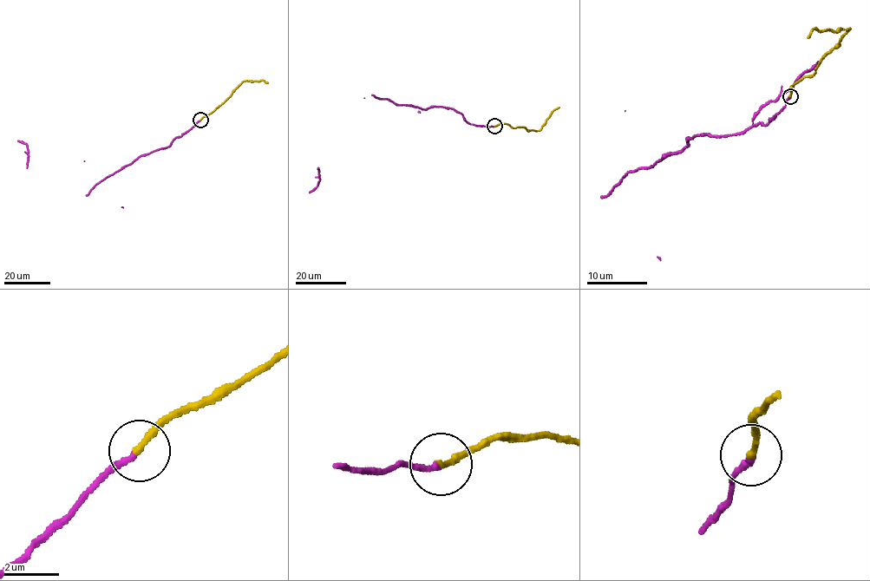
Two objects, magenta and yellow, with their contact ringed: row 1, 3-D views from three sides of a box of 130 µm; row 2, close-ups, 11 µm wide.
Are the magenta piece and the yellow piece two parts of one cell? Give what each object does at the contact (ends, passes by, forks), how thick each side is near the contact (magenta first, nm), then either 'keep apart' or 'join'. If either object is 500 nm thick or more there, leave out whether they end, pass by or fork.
magenta ends; yellow ends; calibres 200 and 220 nm; join

